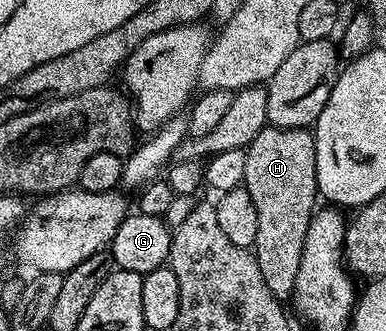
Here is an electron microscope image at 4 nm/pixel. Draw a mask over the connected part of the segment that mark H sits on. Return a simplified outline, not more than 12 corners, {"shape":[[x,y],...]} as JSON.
{"shape":[[269,125],[245,154],[252,248],[293,292],[319,201],[317,138]]}

